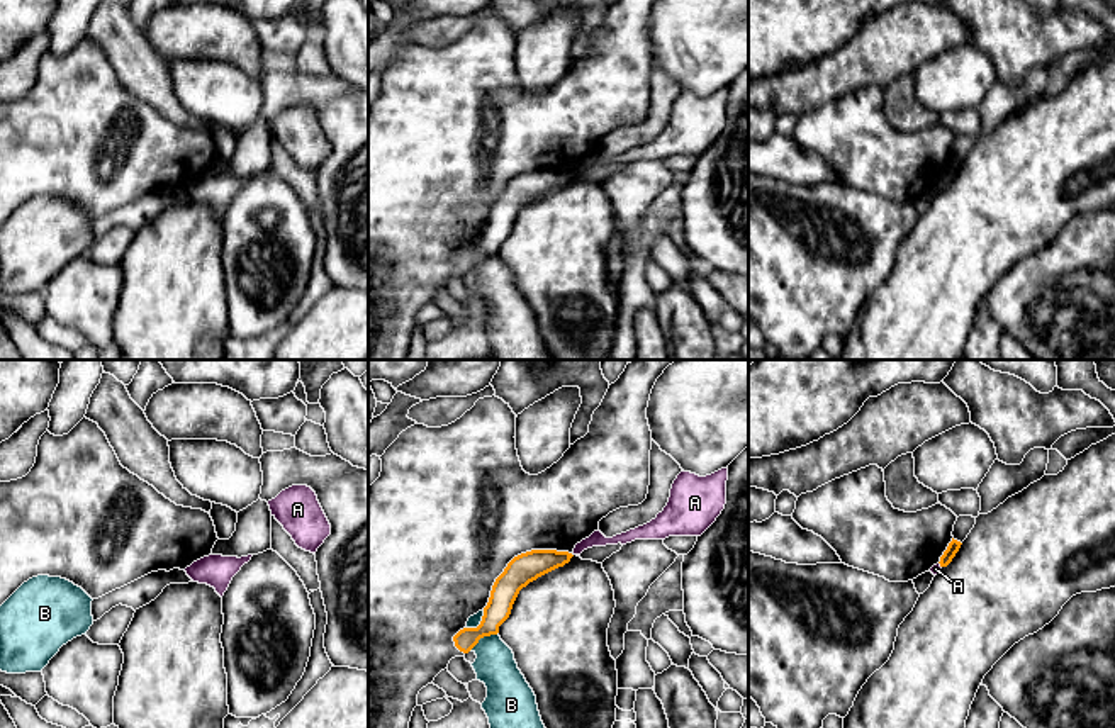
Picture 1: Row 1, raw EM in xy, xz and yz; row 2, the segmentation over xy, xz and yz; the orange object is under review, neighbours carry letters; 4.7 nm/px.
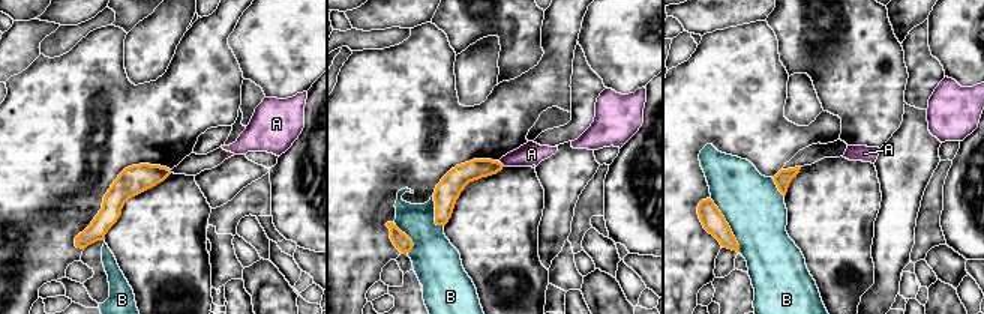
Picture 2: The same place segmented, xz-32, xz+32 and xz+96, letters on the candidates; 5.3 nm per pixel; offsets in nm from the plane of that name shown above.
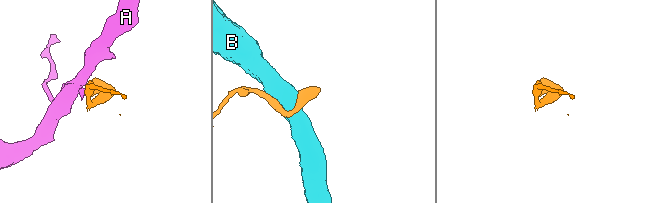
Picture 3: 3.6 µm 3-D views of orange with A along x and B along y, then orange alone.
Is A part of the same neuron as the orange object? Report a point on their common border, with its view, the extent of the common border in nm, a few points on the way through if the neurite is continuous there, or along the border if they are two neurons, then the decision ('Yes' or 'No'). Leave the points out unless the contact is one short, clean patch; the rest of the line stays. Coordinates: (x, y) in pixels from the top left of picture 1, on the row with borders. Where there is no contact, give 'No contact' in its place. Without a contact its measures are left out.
Touches orange at yz (941, 565). Shared border 30 nm. Boundary: yz (939, 562), (941, 567). No

